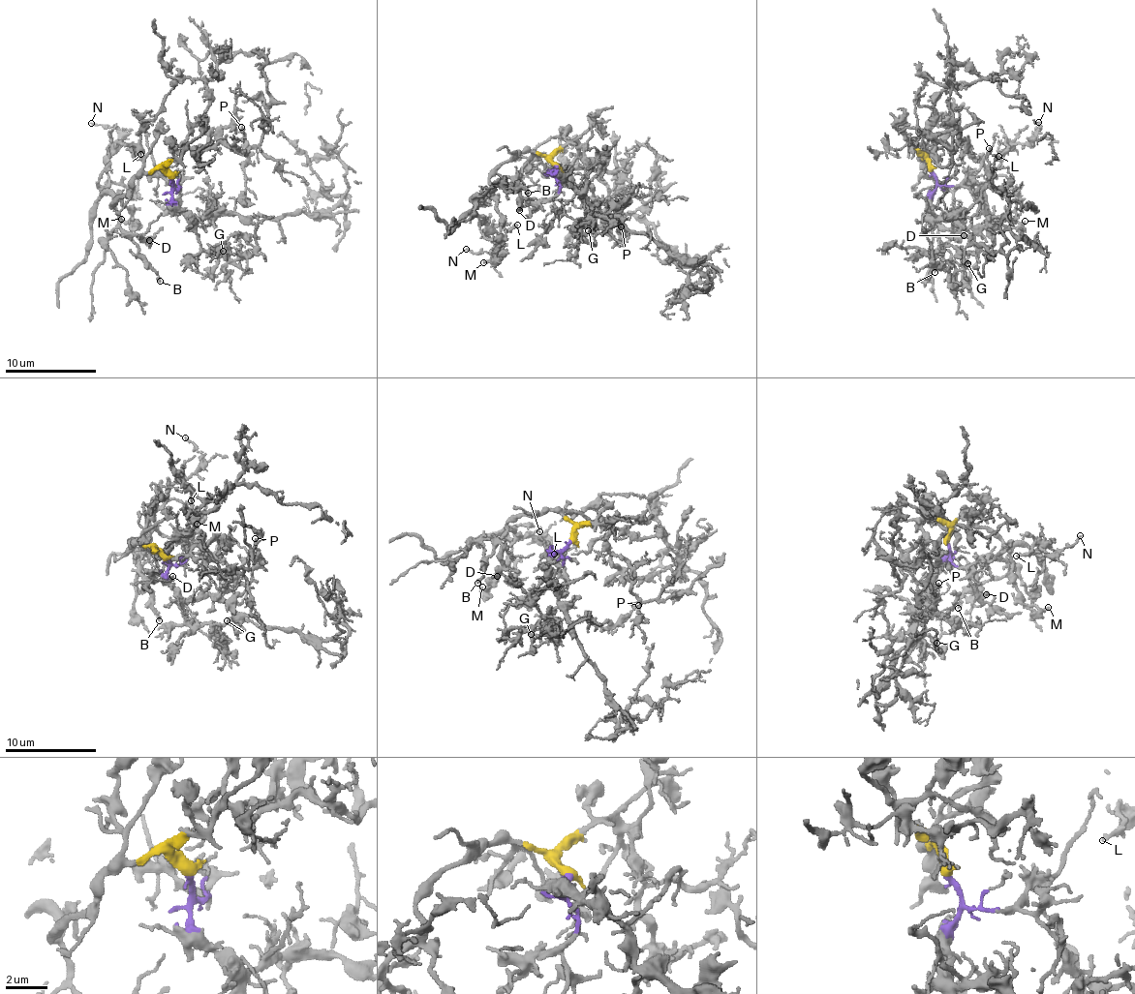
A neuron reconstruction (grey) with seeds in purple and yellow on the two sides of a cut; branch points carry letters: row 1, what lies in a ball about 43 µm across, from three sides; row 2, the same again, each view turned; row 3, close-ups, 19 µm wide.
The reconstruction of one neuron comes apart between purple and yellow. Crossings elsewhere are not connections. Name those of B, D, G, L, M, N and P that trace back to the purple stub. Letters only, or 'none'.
G, P

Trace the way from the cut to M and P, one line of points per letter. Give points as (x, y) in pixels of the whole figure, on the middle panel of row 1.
M: (556, 166), (546, 155), (528, 151), (496, 170), (490, 181), (501, 223), (499, 245), (495, 255), (483, 261)
P: (556, 167), (553, 176), (561, 173), (574, 184), (603, 219), (616, 217), (623, 234), (621, 226)

